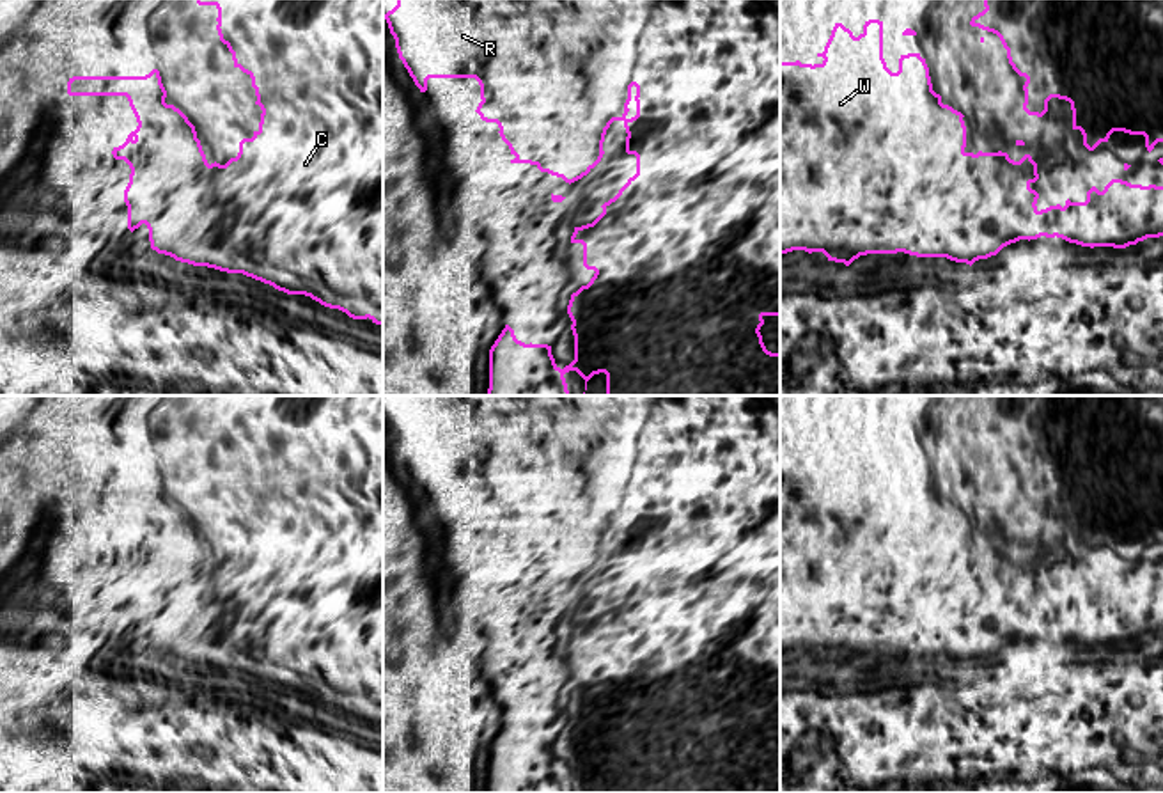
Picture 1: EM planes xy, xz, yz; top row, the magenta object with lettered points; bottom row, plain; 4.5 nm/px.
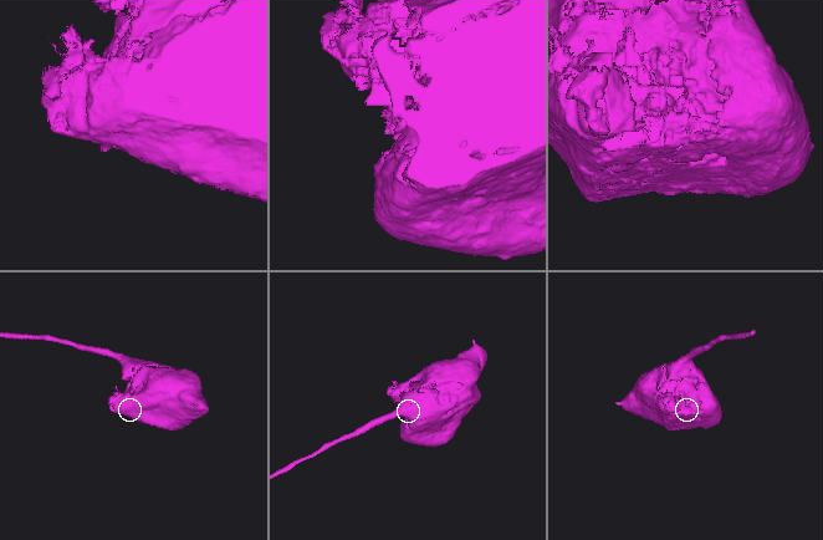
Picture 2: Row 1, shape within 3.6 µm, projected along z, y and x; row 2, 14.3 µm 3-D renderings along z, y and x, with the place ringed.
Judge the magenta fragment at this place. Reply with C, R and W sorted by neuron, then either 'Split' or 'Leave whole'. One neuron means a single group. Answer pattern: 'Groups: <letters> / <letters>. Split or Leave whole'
Groups: C R / W. Split

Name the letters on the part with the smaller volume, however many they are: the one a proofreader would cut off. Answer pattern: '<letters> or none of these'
W

